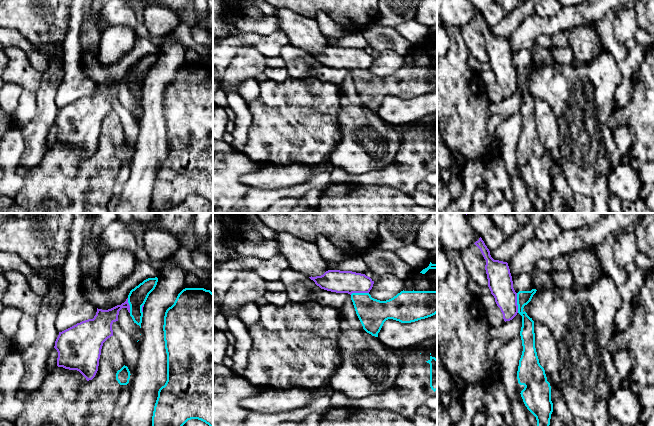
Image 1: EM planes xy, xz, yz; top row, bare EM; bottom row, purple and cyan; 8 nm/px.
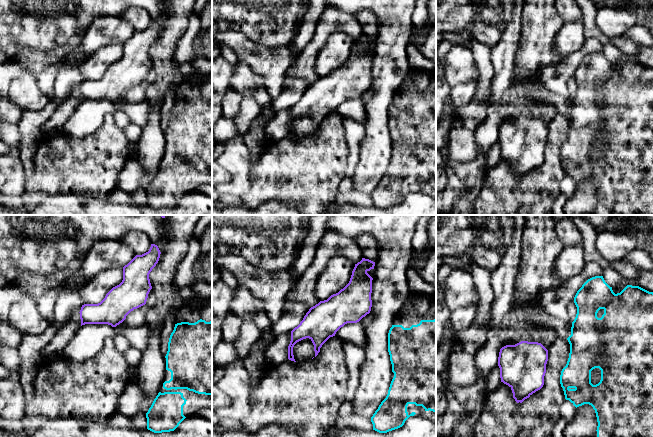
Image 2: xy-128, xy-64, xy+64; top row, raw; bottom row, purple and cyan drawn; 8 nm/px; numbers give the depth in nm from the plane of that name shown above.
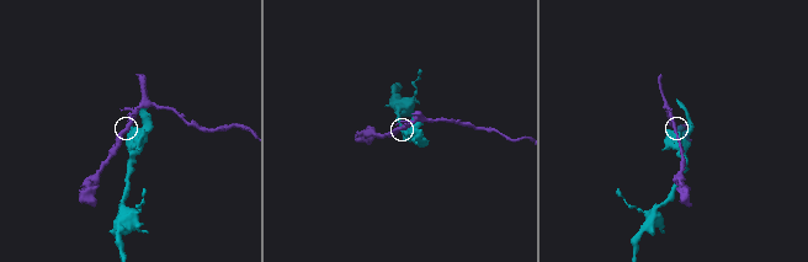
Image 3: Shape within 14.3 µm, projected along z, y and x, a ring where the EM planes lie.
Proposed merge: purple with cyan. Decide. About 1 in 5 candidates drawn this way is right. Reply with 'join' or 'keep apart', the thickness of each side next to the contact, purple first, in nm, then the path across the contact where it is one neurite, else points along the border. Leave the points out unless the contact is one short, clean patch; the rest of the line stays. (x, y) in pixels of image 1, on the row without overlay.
keep apart; calibres 200 and 110 nm; border yz (516, 69), (518, 88)

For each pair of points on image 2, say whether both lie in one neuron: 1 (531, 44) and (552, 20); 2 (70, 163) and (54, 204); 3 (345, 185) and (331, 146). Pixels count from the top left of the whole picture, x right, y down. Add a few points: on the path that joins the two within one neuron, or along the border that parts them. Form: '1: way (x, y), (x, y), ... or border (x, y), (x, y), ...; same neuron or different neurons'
1: way (537, 38), (538, 34), (546, 26); same neuron
2: border (80, 193), (49, 195); different neurons
3: border (344, 177), (337, 191); different neurons

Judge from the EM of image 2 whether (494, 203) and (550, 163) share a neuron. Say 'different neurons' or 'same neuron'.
same neuron

